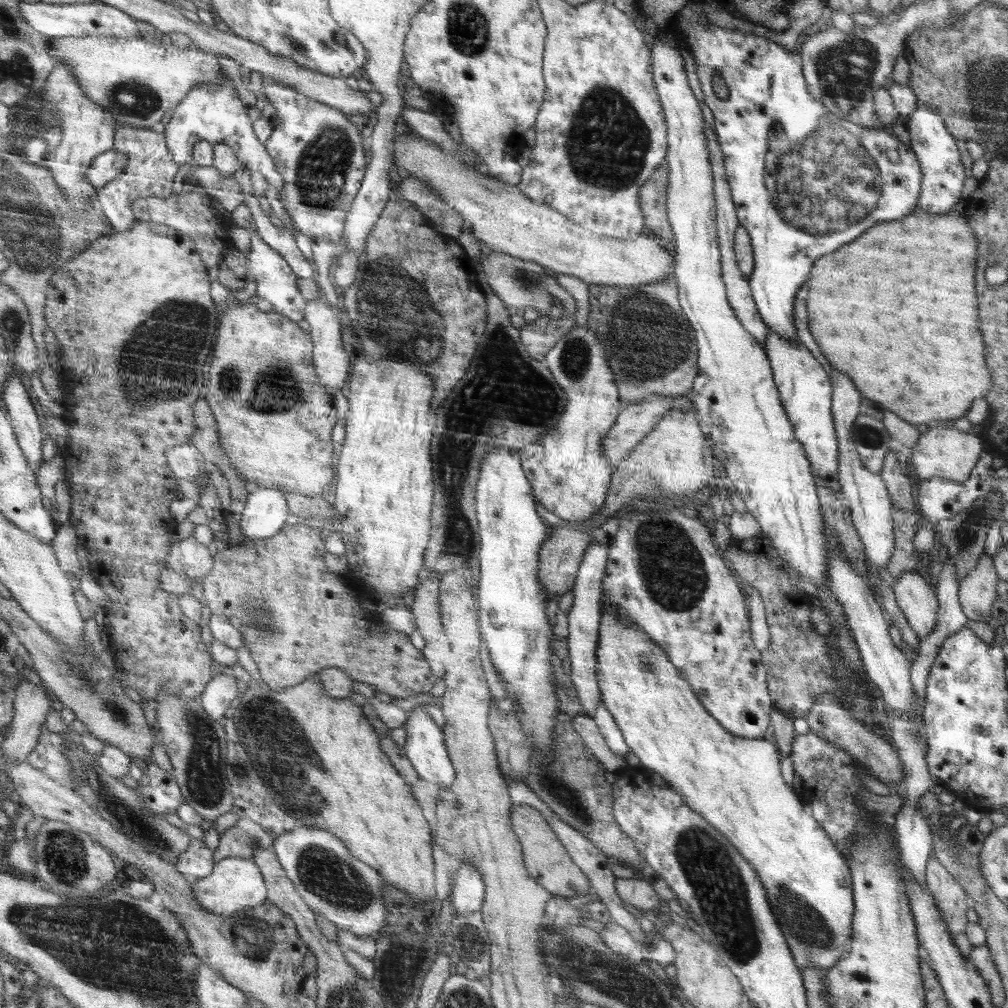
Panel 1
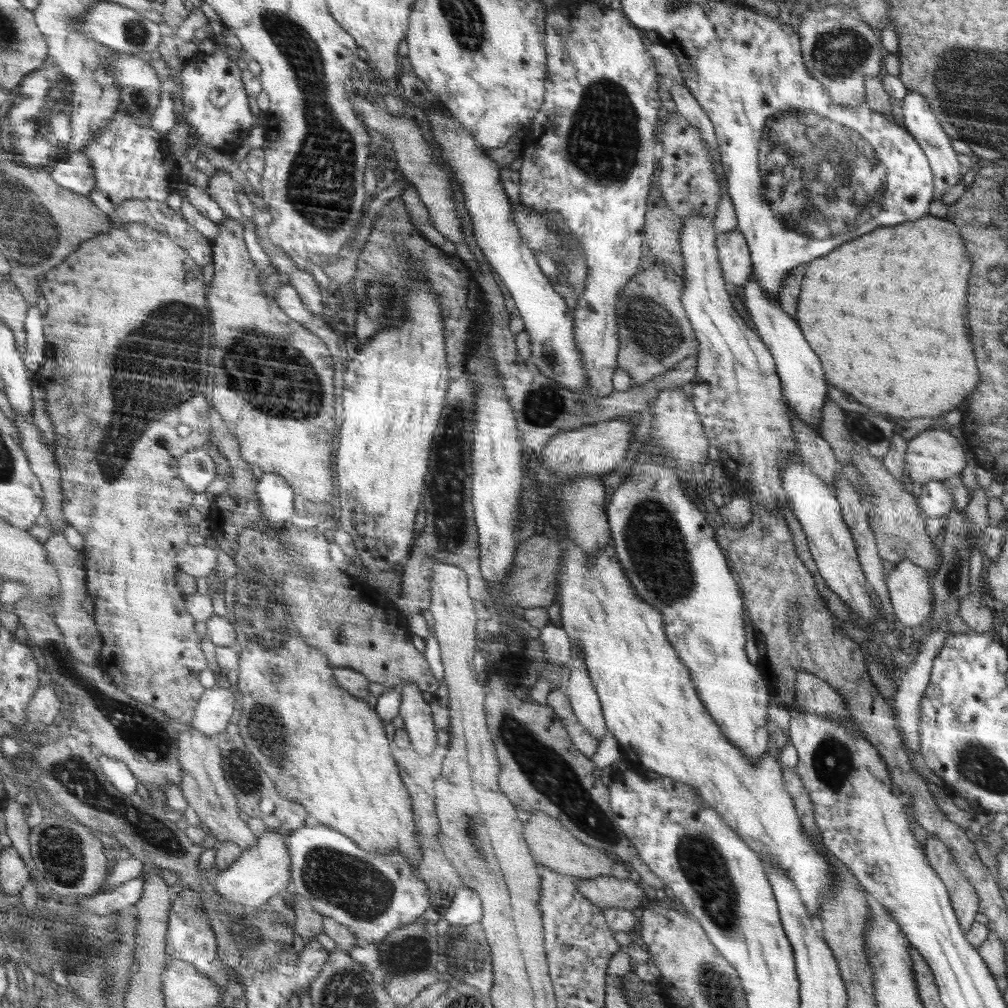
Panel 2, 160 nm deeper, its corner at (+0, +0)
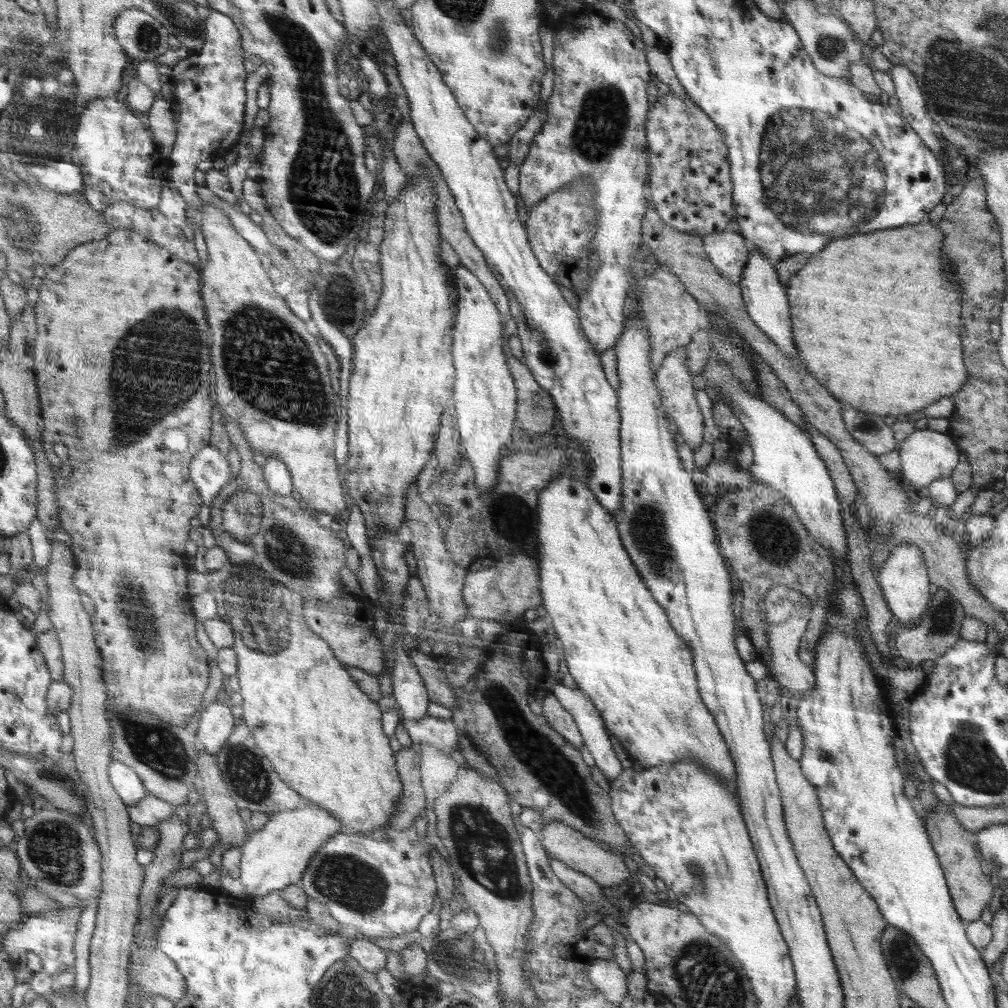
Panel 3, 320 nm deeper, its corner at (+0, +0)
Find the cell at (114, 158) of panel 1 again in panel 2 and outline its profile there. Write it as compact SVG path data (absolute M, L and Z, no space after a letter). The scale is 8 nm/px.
M75 152L66 162L58 162L51 175L64 188L84 195L93 193L97 187L93 160L85 152Z

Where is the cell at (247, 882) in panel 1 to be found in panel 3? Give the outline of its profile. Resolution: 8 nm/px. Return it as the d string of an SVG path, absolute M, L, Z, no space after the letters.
M308 803L291 811L274 814L262 830L253 831L241 847L241 875L249 899L265 896L298 884L321 846L342 830L337 818L316 804Z

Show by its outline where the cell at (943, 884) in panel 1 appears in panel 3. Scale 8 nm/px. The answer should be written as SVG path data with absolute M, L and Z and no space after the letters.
M940 802L937 807L933 808L933 811L926 820L926 829L929 839L934 844L933 848L936 850L938 860L942 863L941 868L944 870L945 879L949 881L949 892L963 919L968 922L978 920L984 908L988 906L988 902L992 900L992 896L996 896L994 886L990 884L988 876L984 876L983 866L980 866L974 854L974 846L966 840L964 836L966 830L958 824L952 810Z

